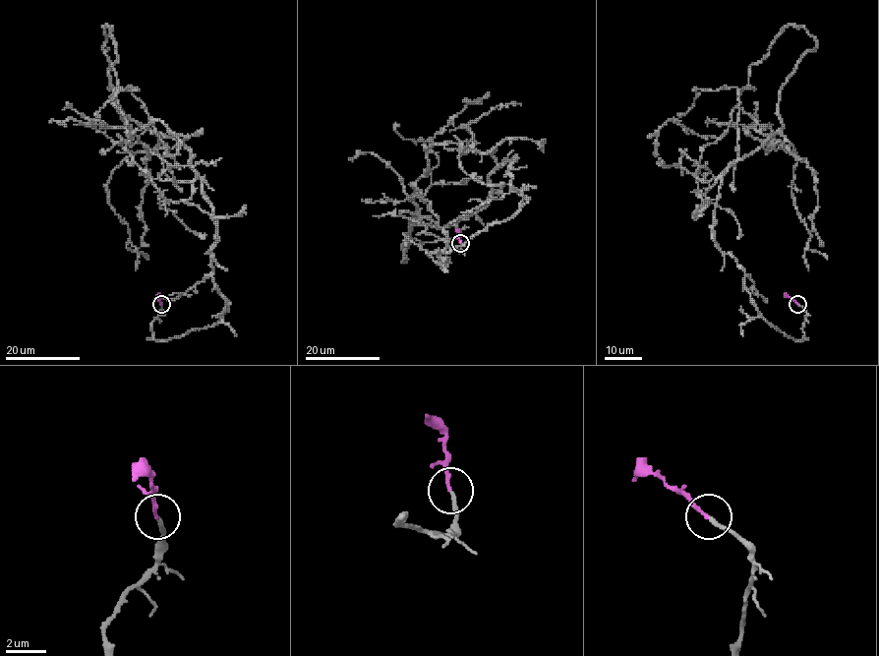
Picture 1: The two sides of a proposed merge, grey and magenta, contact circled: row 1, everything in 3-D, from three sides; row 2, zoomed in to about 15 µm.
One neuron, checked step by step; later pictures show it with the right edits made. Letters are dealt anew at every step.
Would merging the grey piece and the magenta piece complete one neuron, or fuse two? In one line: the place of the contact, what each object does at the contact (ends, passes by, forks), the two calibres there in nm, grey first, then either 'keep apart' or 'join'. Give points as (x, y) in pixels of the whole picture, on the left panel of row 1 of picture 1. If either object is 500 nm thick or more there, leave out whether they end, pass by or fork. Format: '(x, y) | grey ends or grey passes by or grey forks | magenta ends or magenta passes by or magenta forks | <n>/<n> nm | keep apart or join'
(161, 304) | grey ends | magenta ends | 200/180 nm | join

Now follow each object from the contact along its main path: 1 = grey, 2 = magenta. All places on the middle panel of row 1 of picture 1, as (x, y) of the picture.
1: (460, 243), (527, 203), (514, 158), (479, 209), (442, 227), (411, 184), (424, 195), (482, 179)
2: (460, 243), (456, 228)

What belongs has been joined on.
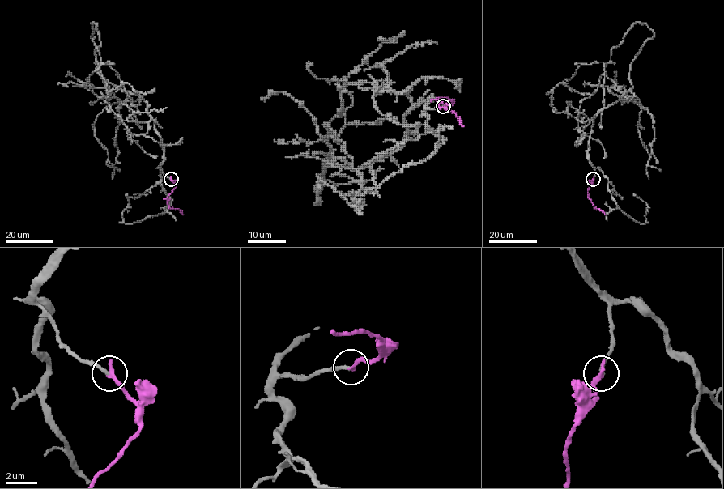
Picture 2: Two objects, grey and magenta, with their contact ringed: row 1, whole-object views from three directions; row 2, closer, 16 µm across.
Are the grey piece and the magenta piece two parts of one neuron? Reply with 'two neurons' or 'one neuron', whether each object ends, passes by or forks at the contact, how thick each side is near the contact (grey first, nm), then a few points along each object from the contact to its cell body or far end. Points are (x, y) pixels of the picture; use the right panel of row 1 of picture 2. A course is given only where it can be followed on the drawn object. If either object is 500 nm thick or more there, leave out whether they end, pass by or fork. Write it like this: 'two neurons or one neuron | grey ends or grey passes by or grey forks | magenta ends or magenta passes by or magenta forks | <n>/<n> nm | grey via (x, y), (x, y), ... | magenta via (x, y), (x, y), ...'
two neurons | grey ends | magenta ends | 240/320 nm | grey via (594, 179), (588, 149), (594, 116), (618, 99), (632, 99), (605, 74), (610, 61), (604, 65), (601, 129) | magenta via (594, 179), (588, 197), (594, 208), (599, 209), (606, 214)

